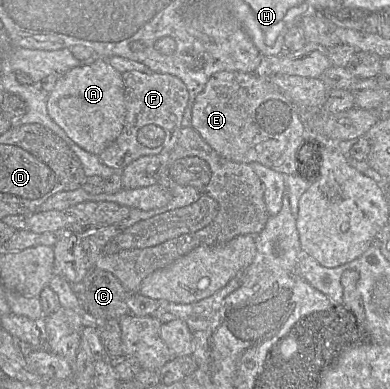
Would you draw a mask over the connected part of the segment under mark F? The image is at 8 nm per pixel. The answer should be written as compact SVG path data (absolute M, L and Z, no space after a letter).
M127 71L122 74L126 118L119 136L98 156L113 169L123 170L134 160L147 155L173 151L182 128L181 122L189 94L181 79L170 74Z

